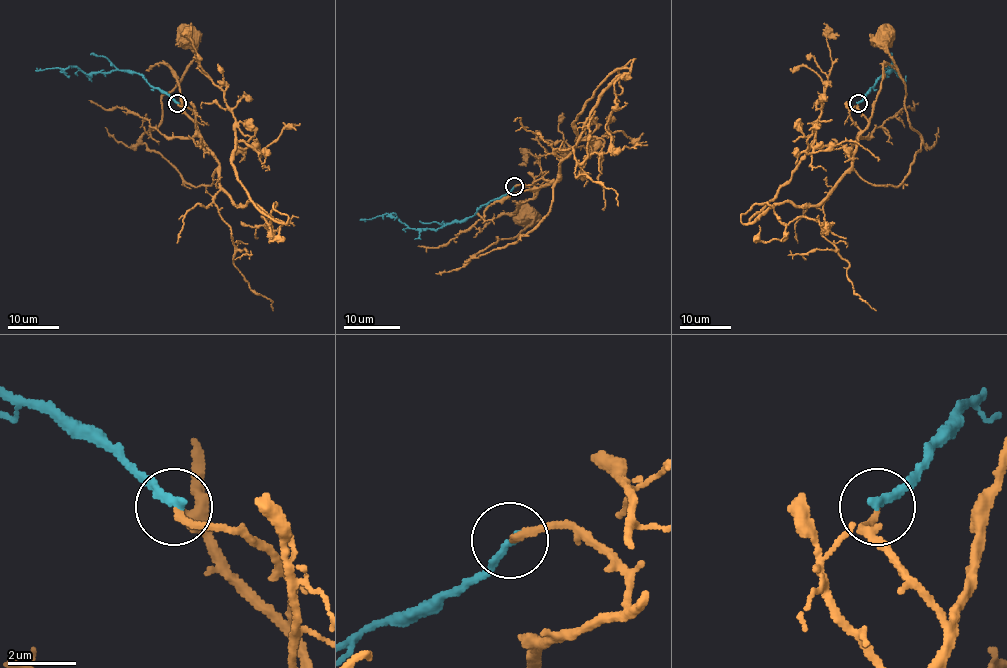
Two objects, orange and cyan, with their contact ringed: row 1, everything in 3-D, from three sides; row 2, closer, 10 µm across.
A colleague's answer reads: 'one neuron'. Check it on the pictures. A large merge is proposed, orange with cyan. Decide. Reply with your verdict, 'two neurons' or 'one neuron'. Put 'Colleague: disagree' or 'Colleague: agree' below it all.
two neurons
Colleague: disagree

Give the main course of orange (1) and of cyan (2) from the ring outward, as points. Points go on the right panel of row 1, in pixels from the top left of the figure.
1: (857, 104), (868, 122), (852, 168), (864, 180), (897, 186), (923, 142), (910, 125), (905, 84), (886, 38)
2: (857, 104), (886, 73), (892, 70), (897, 74), (892, 67), (883, 67), (888, 70), (888, 67)

